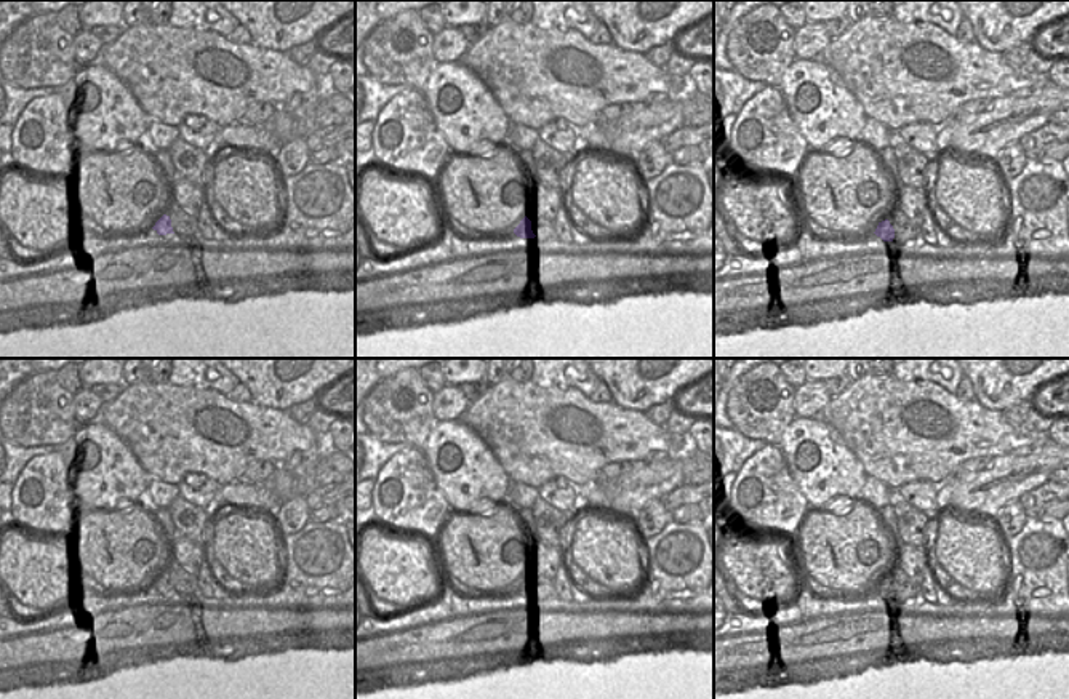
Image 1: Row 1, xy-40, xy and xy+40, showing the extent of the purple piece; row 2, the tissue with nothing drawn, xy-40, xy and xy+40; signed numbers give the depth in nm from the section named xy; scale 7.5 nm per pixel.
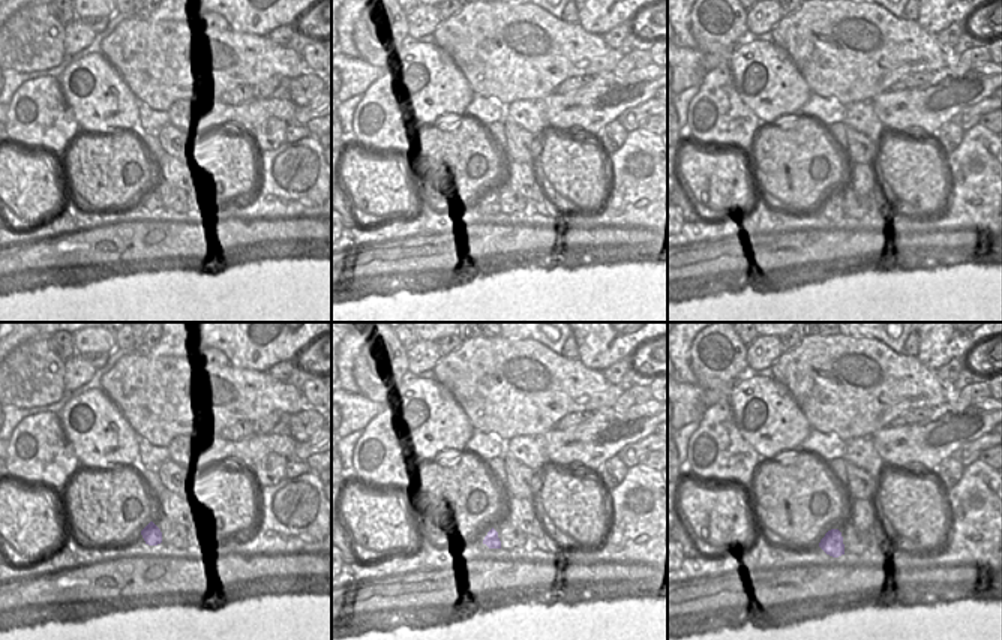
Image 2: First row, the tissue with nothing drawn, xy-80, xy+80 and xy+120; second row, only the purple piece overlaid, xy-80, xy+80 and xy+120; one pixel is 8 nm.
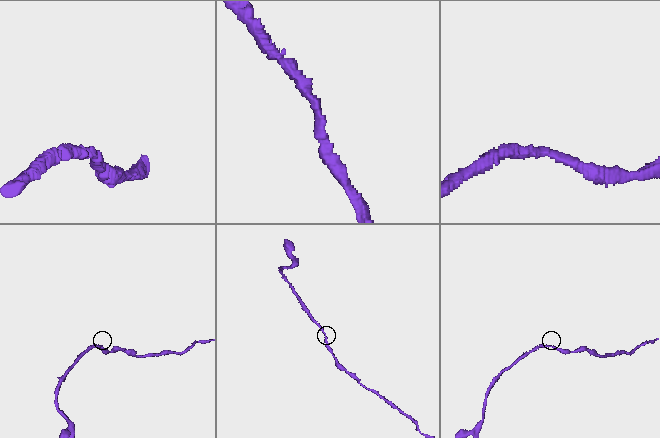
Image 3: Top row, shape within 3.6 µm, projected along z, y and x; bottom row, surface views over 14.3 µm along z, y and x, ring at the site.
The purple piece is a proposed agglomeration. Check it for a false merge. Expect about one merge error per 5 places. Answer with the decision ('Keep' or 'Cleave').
Keep.

